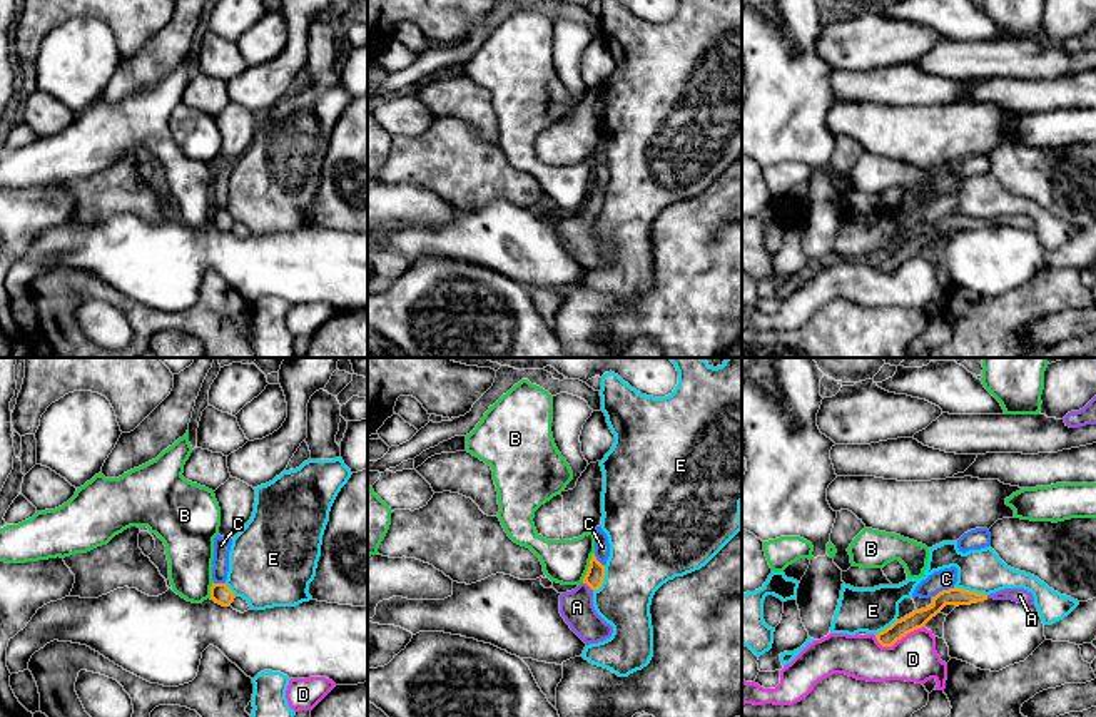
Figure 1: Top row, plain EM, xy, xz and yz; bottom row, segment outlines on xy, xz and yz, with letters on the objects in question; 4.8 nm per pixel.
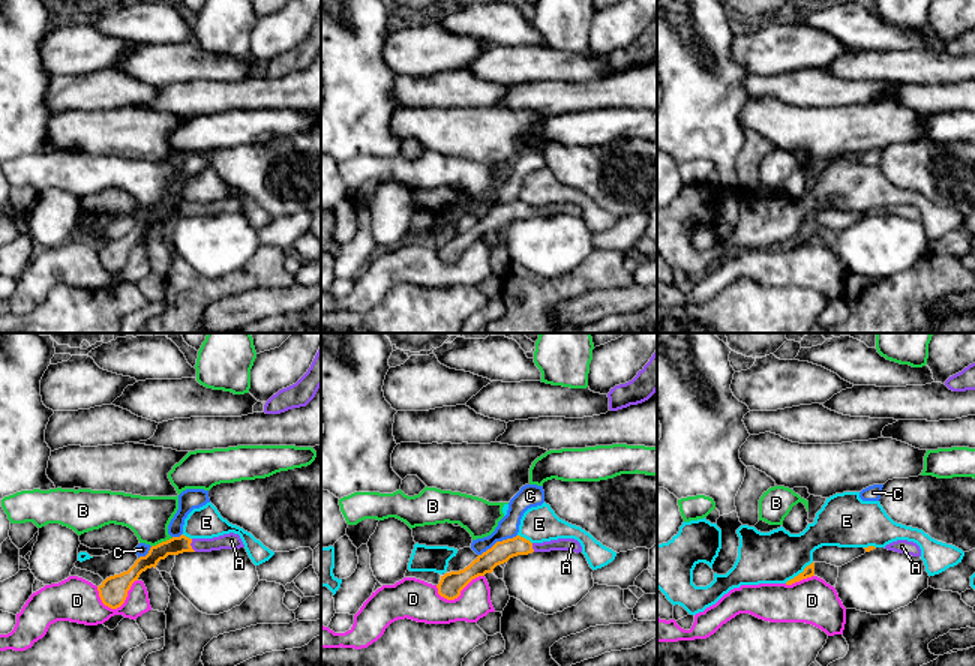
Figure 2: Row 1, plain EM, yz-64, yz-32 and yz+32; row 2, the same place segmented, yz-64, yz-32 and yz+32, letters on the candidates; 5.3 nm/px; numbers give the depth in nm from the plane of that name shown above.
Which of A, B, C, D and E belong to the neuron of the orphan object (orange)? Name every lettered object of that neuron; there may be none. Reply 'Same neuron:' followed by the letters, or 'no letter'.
Same neuron: A

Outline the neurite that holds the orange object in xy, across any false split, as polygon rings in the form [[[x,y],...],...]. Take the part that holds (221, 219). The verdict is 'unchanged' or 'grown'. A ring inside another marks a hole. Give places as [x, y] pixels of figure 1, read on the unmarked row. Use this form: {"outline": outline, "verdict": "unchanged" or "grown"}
{"outline": [[[212,209],[211,212],[211,226],[222,232],[229,232],[234,227],[236,221],[226,209]]], "verdict": "unchanged"}

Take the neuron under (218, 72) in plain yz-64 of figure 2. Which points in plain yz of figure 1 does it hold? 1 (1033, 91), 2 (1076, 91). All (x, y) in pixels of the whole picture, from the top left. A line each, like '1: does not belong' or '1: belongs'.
1: does not belong
2: does not belong

